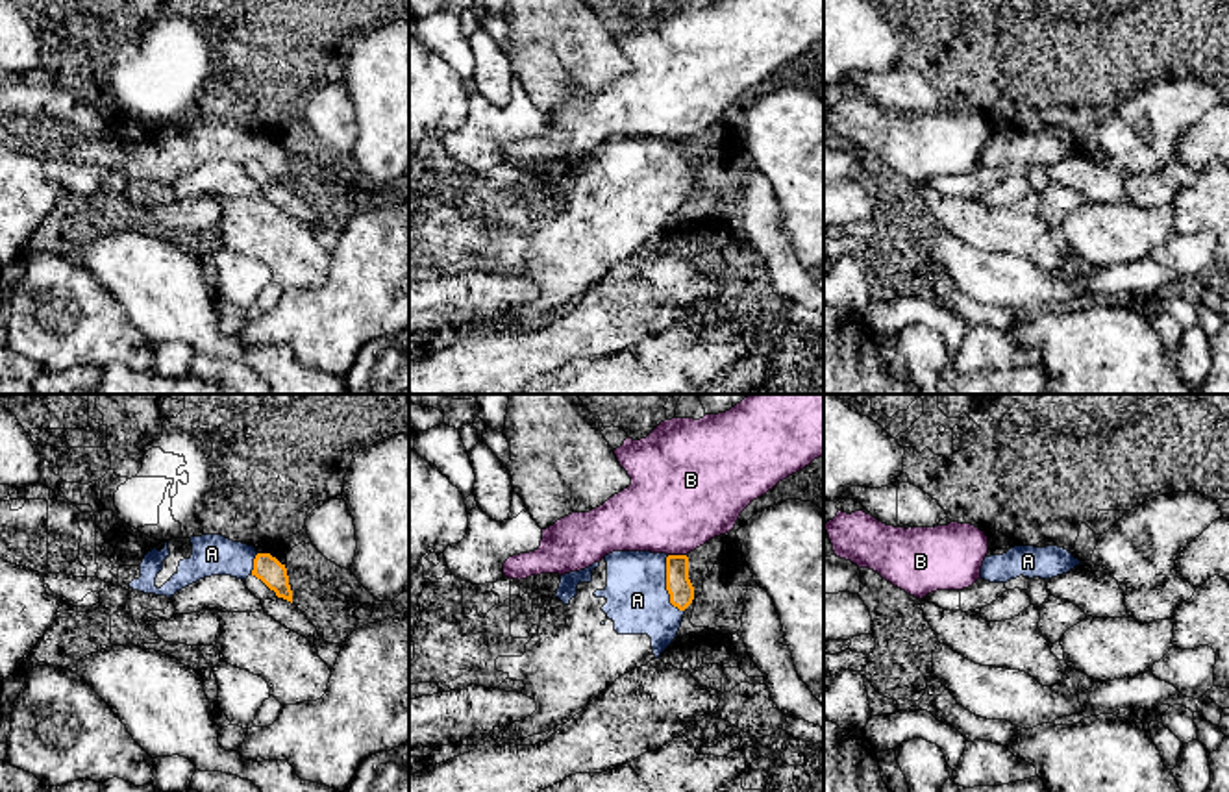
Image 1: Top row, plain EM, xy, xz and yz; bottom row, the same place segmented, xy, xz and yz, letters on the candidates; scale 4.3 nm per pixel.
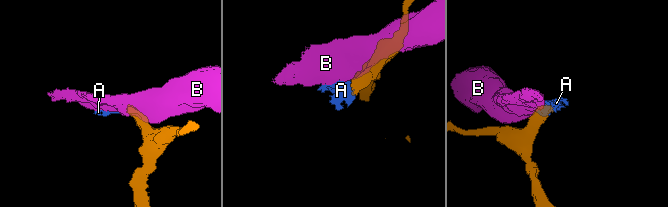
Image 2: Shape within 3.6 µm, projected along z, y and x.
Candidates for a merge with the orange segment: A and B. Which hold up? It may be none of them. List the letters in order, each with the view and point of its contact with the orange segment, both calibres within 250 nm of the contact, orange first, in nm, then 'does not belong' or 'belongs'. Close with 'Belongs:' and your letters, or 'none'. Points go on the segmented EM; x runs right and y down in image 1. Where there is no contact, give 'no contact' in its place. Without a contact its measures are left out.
A: meets orange in xz at (667, 585); 110 nm thick on the orange side, 280 nm on the other; belongs
B: meets orange in xz at (678, 556); 110 nm thick on the orange side, 440 nm on the other; does not belong
Belongs: A

